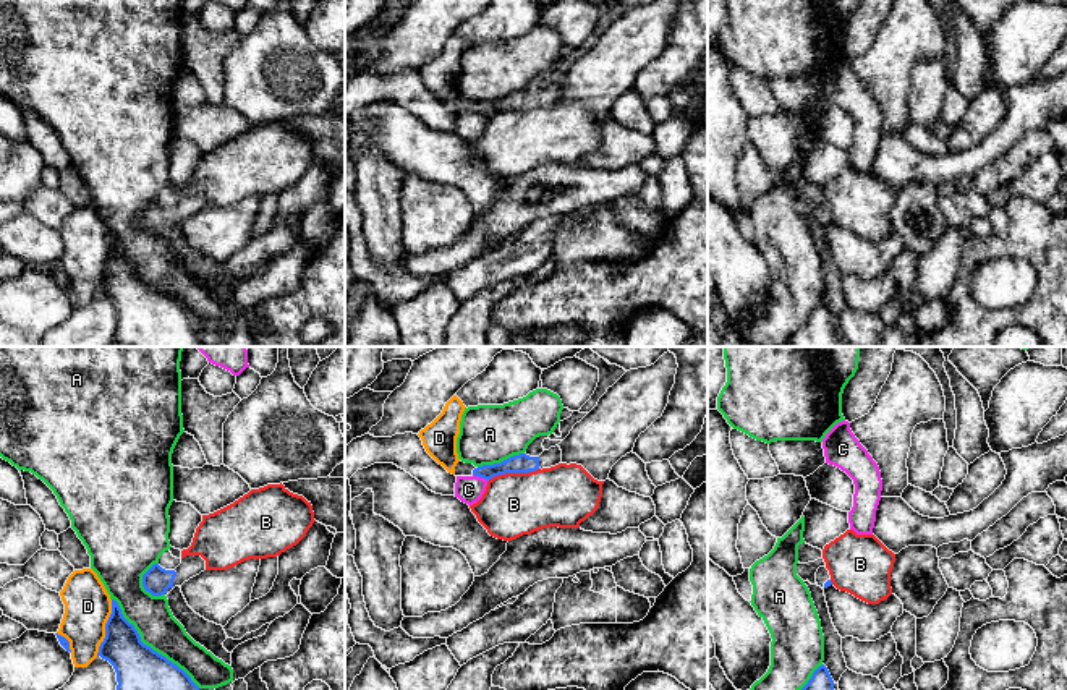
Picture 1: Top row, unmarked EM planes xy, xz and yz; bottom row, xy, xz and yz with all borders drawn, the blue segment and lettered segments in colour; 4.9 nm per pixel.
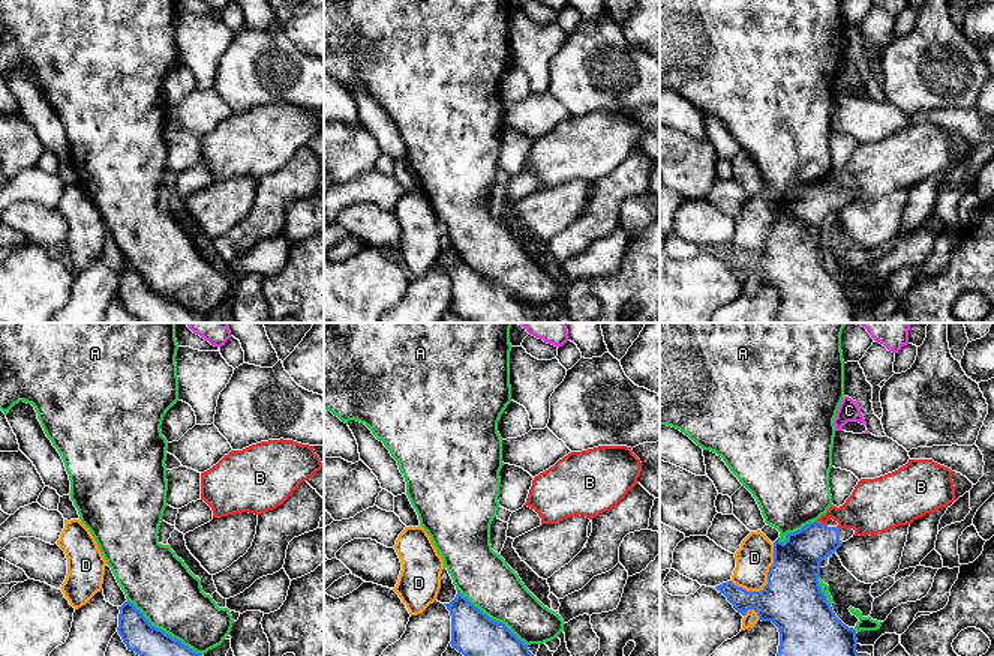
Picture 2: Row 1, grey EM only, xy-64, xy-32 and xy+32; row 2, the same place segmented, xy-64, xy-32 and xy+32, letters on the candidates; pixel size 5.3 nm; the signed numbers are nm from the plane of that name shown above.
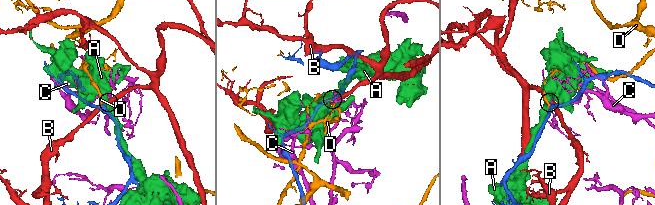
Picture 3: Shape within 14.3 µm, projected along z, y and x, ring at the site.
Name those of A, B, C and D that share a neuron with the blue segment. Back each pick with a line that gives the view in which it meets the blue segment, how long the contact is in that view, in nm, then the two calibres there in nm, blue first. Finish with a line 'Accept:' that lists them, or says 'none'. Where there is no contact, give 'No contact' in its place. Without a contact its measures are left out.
Accept: none

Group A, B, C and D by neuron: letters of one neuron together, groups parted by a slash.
A / B / C / D

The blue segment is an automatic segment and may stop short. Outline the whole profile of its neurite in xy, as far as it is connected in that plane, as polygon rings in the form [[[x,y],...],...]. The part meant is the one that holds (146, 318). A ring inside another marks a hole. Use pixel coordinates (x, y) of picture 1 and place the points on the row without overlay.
[[[115,236],[99,283],[102,296],[117,309],[113,343],[125,347],[206,347],[198,335],[199,324],[165,293],[141,279]]]

